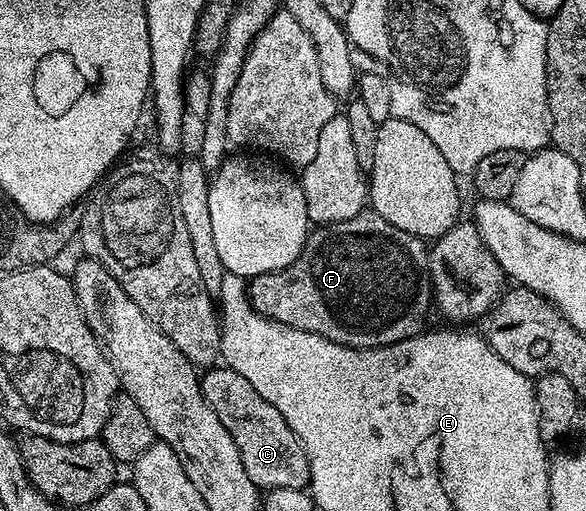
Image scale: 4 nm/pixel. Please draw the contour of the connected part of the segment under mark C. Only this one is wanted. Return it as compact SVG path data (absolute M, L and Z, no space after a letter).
M214 365L200 376L201 392L215 409L219 421L223 421L223 429L231 433L231 441L235 441L235 449L239 449L239 457L243 461L243 469L247 477L258 489L274 491L275 489L302 489L309 485L309 462L305 456L303 445L297 434L287 425L283 413L271 405L259 393L255 393L251 381L228 365Z

